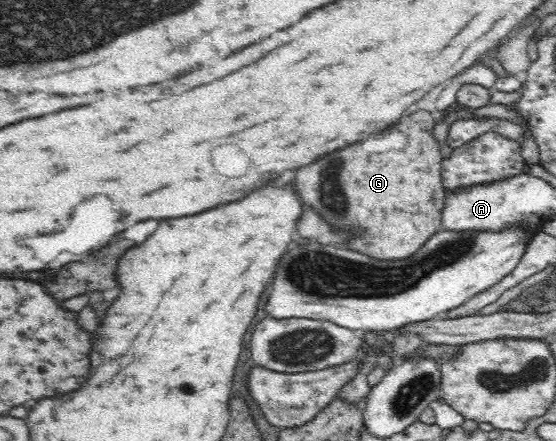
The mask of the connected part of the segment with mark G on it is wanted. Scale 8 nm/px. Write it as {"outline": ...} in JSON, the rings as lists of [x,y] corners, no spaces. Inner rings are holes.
{"outline":[[[431,111],[409,112],[407,118],[399,120],[393,130],[369,136],[369,140],[365,140],[363,144],[337,152],[337,164],[333,164],[329,156],[323,156],[313,166],[305,166],[295,172],[295,182],[299,184],[307,204],[321,212],[321,215],[333,224],[333,230],[347,232],[341,239],[345,247],[351,247],[353,252],[374,259],[405,260],[406,257],[413,256],[434,233],[446,230],[443,225],[445,188],[441,164],[447,157],[441,153],[441,141],[435,135],[437,124],[439,121]]]}

